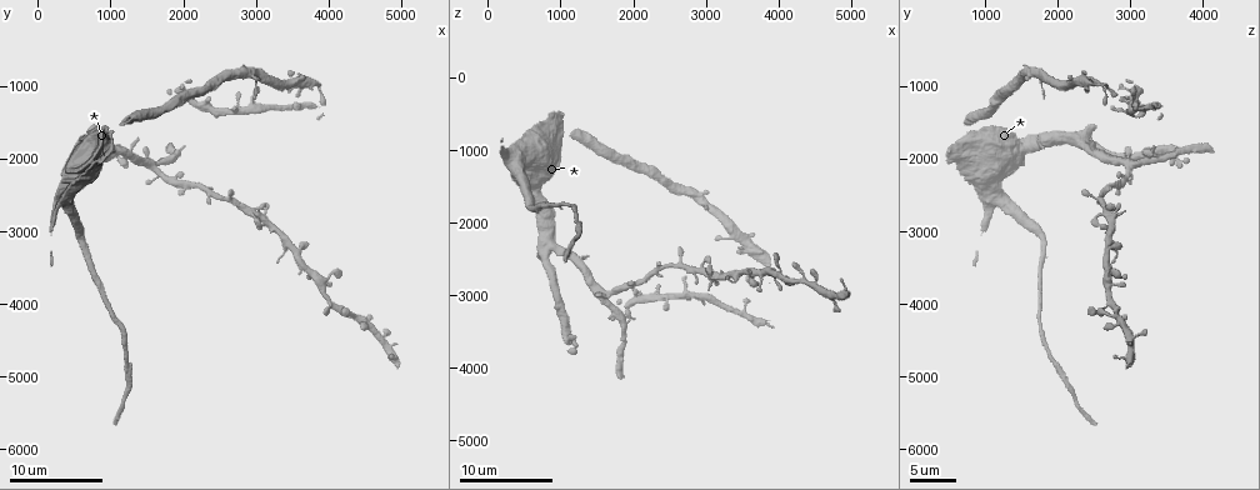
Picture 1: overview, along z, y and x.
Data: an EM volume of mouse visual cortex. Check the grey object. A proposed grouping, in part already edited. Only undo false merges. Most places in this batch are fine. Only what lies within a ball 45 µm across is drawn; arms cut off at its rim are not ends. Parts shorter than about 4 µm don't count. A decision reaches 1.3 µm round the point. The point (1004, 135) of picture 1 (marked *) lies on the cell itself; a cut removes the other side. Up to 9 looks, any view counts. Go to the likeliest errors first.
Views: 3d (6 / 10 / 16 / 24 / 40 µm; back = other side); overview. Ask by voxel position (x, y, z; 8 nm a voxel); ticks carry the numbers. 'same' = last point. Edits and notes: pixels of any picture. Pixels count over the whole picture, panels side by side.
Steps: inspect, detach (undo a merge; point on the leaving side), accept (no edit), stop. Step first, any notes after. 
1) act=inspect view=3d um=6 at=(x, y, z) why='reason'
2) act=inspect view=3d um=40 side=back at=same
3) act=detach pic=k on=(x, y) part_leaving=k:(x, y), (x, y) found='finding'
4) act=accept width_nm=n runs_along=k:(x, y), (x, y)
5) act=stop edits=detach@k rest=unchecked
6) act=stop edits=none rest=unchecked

act=inspect view=3d um=10 at=(1650, 2150, 3000) why='four arms meet'

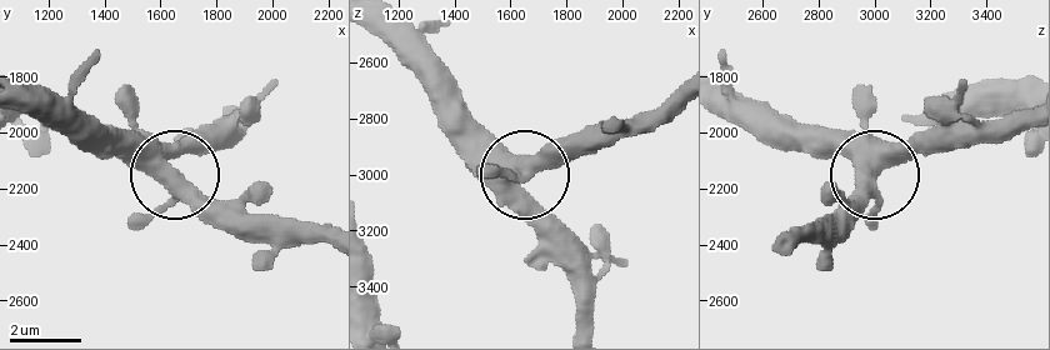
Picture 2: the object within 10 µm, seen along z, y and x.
act=accept side_arm_um=10 arms=4 found='one cell here'

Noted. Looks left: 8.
act=inspect view=3d um=16 at=(550, 3050, 1650)

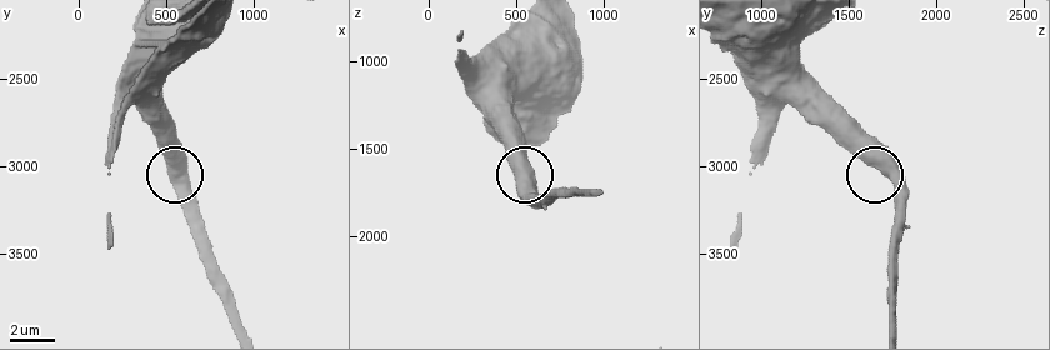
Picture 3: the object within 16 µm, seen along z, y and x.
act=inspect view=3d um=16 side=back at=(540, 3000, 1660)

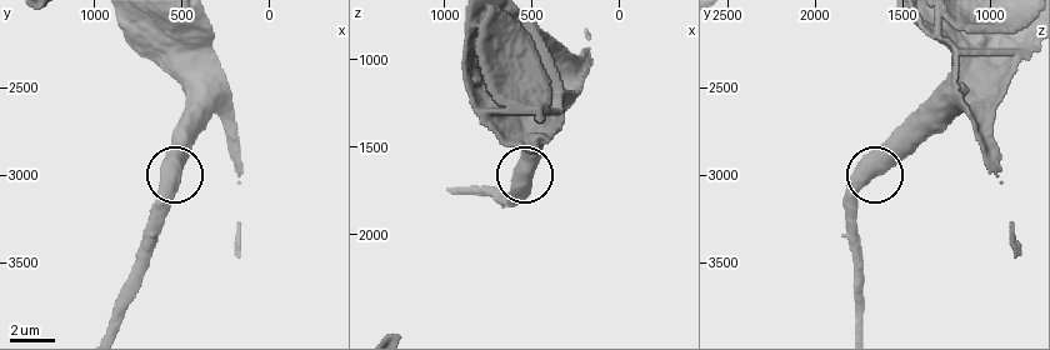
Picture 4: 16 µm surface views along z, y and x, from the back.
act=accept found='continuous, no second cell'

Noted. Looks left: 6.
act=inspect view=3d um=10 at=(3550, 3400, 2700) why='thin neck'

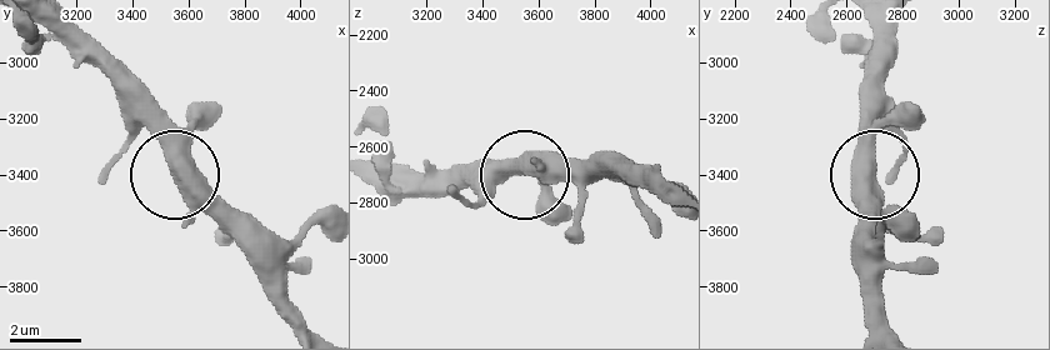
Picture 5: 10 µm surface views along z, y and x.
act=accept runs_along=5:(401, 165), (595, 171) found='all the same cell'

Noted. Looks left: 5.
act=inspect view=3d um=10 at=(1250, 5150, 2150) why='calibre changes'

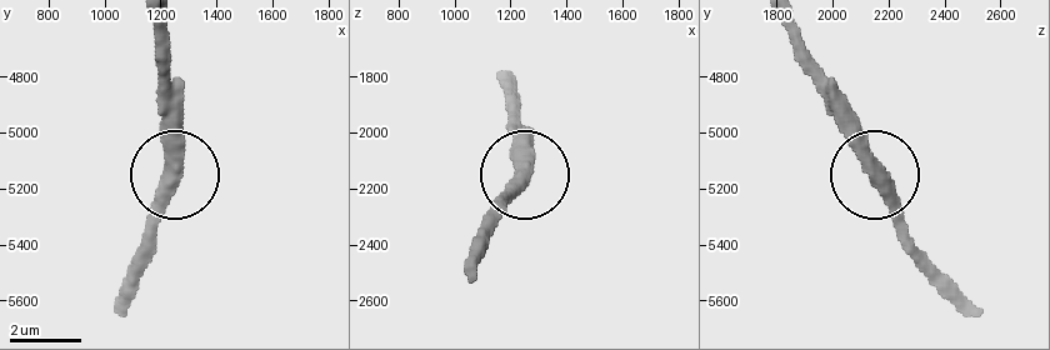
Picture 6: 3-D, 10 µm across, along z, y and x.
act=accept found='continuous, no second cell'

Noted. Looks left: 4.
act=stop edits=none rest=unchecked

